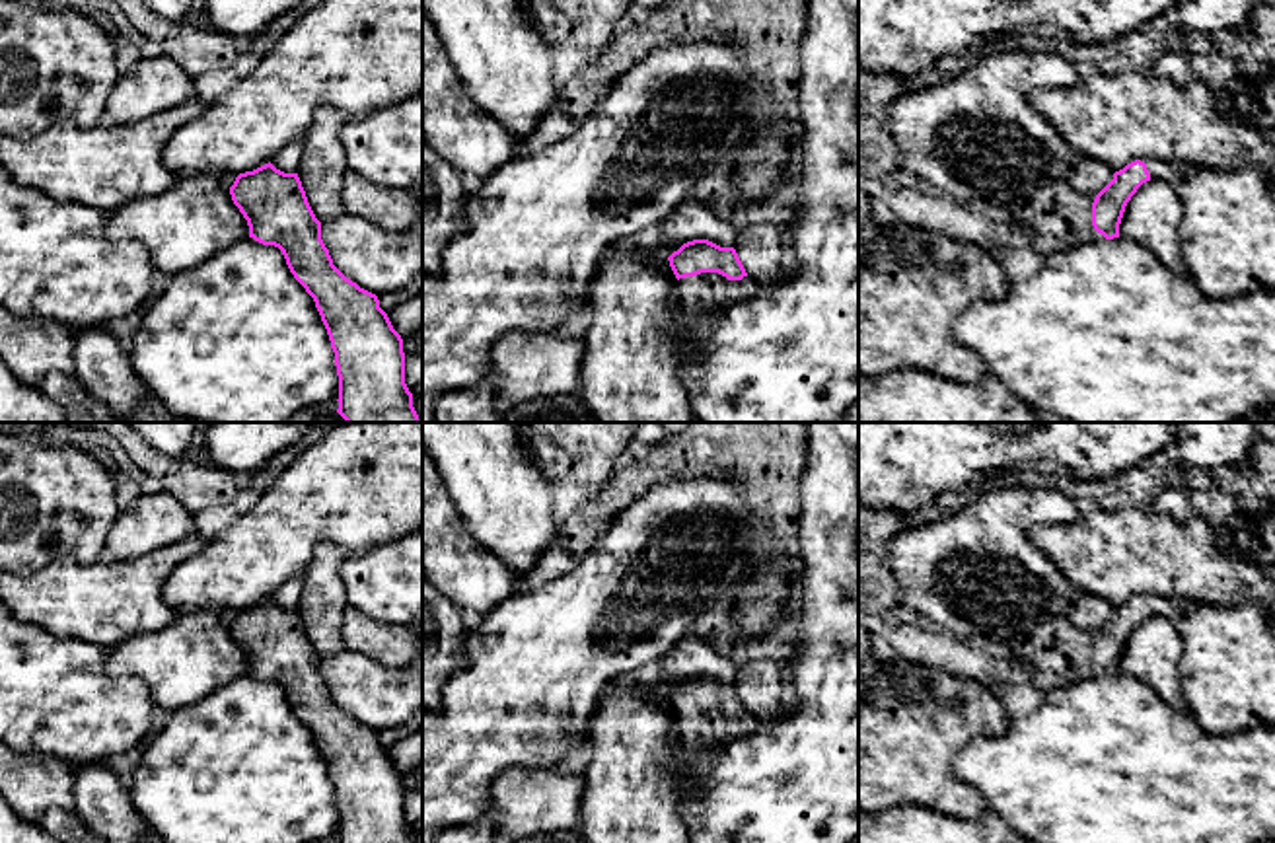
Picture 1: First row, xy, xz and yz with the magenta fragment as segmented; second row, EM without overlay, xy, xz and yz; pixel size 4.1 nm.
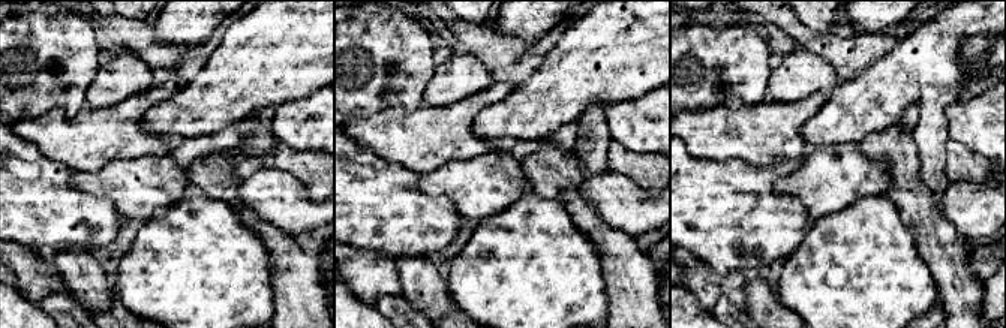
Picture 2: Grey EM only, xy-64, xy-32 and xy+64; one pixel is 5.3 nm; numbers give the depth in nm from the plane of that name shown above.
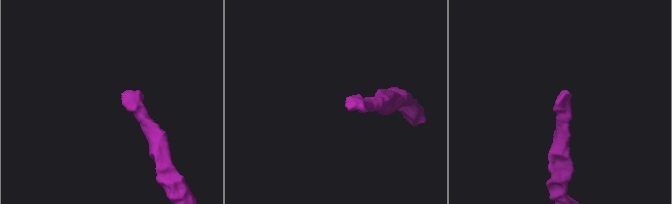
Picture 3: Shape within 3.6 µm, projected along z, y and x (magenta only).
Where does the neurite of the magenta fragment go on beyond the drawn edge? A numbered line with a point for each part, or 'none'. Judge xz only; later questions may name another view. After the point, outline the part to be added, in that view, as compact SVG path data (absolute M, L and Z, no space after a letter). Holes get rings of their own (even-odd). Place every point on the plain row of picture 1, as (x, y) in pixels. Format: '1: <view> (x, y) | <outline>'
1: xz (699, 733) | M701 709L677 716L681 755L697 765L709 761L716 748L759 730L761 724L749 713L728 716L718 709Z

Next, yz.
1: yz (1172, 608) | M1145 596L1150 615L1164 615L1172 621L1197 607L1195 602L1178 598Z

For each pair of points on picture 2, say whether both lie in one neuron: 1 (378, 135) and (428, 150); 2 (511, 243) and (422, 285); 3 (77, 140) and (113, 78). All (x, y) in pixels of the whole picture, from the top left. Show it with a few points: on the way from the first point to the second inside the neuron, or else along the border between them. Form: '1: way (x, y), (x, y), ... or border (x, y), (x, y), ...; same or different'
1: way (390, 135), (416, 140); same
2: border (446, 282), (447, 292), (455, 304); different
3: border (125, 99), (99, 108), (86, 107); different

